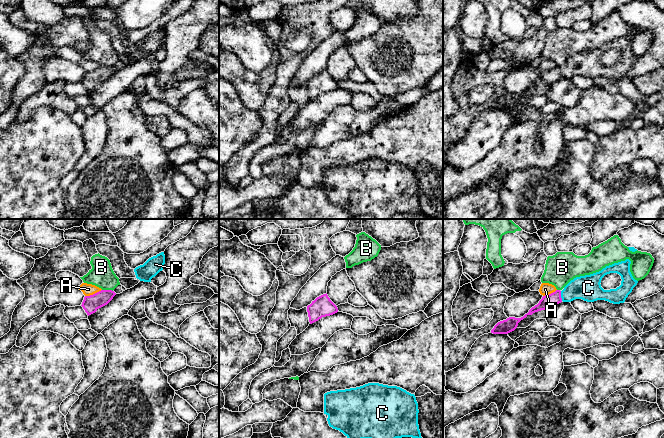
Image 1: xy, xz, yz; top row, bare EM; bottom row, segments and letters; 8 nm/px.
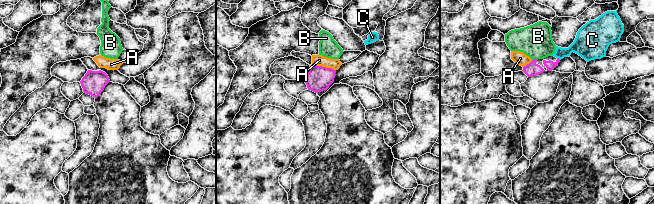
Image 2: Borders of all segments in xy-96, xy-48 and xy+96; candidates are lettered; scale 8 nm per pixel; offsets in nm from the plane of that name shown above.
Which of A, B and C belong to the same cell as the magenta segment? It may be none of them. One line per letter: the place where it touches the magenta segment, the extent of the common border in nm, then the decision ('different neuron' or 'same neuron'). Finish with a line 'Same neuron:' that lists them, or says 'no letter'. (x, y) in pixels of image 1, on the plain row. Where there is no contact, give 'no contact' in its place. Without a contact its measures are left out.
A: contact xy (93, 70); length 150 nm; different neuron
B: contact xy (107, 66); length 90 nm; different neuron
C: contact yz (560, 72); length 80 nm; same neuron
Same neuron: C

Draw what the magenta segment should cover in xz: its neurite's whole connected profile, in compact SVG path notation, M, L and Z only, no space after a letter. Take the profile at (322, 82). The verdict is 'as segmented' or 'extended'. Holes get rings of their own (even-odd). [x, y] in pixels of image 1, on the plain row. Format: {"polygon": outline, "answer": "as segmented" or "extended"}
{"polygon": "M327 69L317 73L307 82L310 100L322 93L330 92L338 88L337 82L330 76Z", "answer": "as segmented"}

